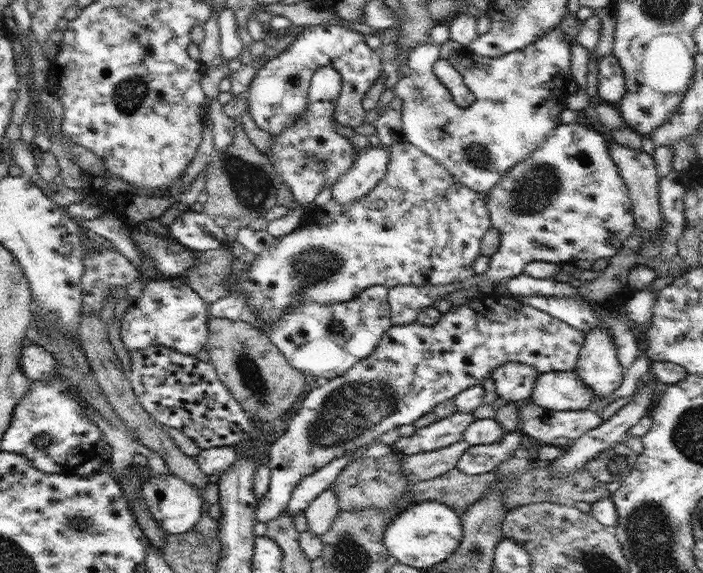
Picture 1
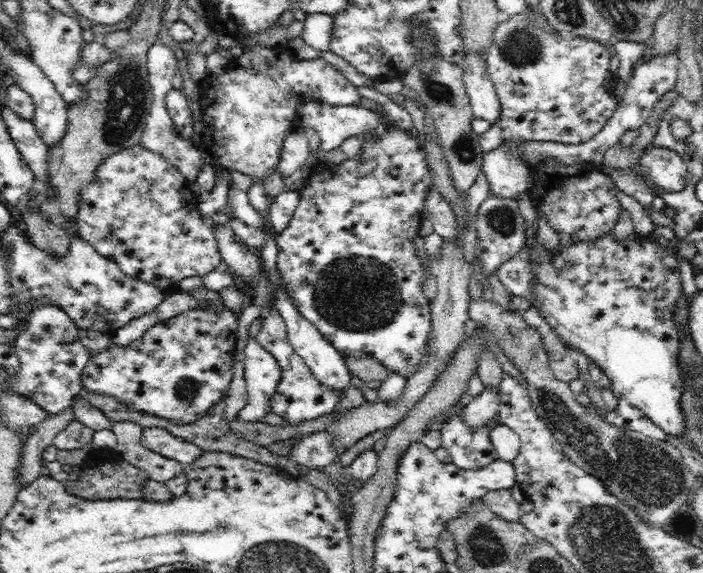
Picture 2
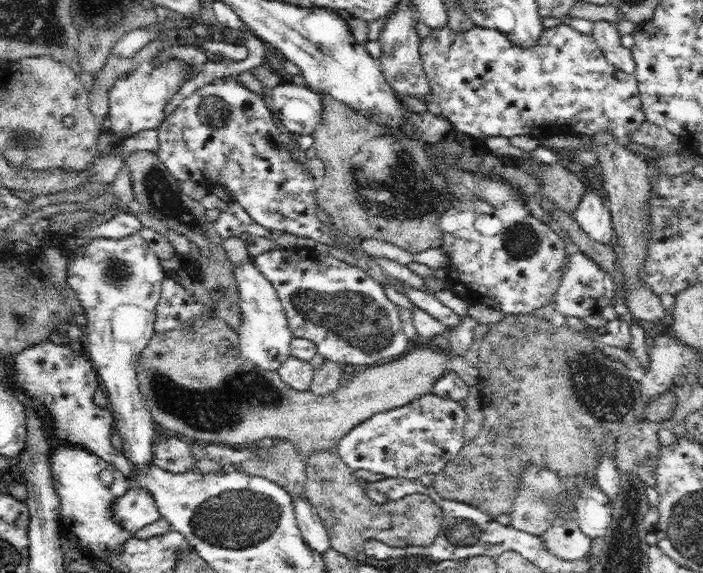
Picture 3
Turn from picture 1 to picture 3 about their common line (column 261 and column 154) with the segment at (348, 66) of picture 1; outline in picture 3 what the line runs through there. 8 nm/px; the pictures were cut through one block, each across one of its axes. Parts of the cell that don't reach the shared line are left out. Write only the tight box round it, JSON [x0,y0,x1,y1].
[106,59,192,146]

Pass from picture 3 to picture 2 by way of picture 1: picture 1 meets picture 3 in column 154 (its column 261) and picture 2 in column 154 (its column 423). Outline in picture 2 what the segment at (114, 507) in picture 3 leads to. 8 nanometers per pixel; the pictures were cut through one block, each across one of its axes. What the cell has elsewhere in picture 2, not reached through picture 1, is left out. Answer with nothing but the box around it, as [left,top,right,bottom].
[80,285,240,424]

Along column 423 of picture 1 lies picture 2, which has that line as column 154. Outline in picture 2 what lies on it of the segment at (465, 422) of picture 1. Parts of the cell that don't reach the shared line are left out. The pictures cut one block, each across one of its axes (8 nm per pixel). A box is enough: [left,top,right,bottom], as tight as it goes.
[142,426,202,467]

